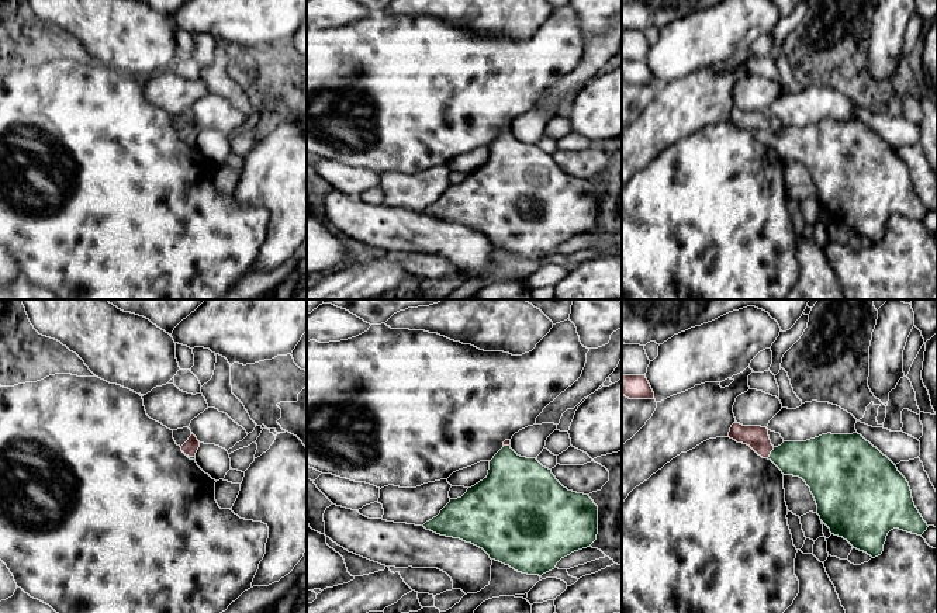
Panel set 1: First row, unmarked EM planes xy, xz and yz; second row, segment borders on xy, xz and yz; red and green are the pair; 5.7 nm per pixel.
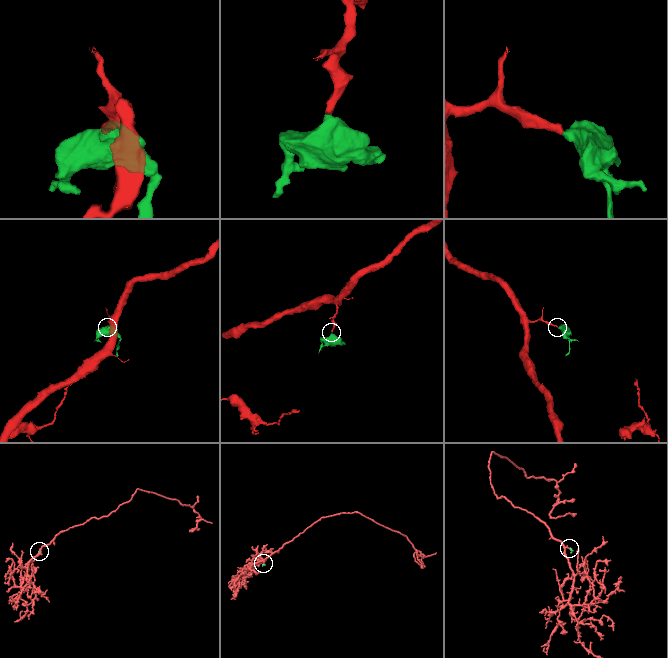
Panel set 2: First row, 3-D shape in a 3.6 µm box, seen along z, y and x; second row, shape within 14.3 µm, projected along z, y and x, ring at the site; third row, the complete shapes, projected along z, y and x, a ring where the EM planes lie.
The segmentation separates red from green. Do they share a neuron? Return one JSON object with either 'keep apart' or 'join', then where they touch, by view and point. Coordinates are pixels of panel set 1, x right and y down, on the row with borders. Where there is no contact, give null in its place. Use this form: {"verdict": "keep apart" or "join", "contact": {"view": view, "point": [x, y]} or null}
{"verdict": "join", "contact": {"view": "yz", "point": [770, 453]}}

